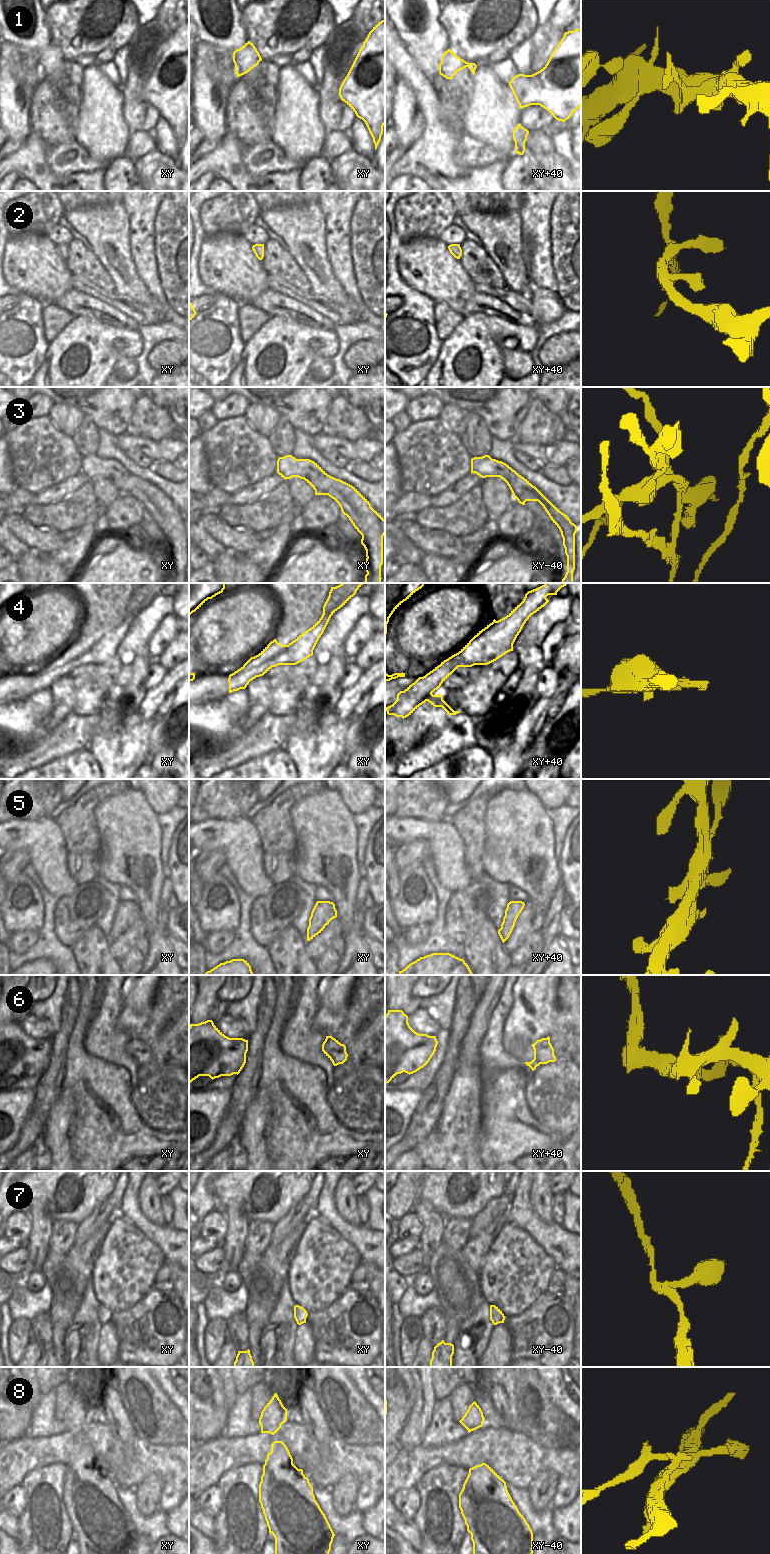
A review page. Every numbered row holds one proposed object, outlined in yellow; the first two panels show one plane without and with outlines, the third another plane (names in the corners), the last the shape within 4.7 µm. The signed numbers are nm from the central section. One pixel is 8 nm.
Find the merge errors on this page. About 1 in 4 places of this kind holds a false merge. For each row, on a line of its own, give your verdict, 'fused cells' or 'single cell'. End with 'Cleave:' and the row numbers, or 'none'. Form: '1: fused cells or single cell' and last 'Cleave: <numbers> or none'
1: single cell
2: single cell
3: fused cells
4: single cell
5: single cell
6: fused cells
7: single cell
8: fused cells
Cleave: 3, 6, 8

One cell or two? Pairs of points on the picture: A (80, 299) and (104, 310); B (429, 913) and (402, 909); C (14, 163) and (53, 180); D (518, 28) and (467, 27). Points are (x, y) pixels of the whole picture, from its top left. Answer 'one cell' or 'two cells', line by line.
A: one cell
B: one cell
C: one cell
D: one cell

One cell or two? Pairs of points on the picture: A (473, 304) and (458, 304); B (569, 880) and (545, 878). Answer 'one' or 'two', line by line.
A: two
B: two

